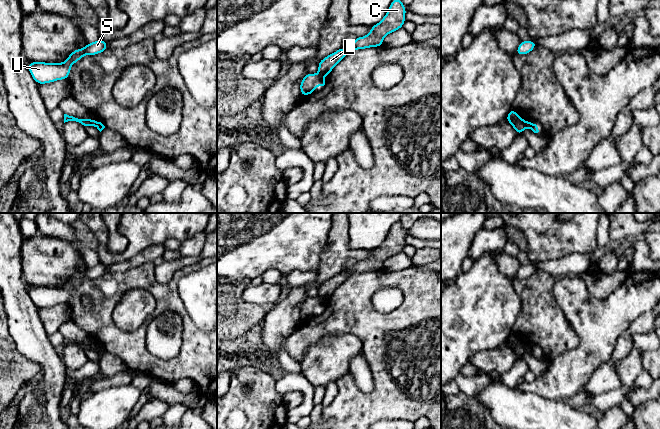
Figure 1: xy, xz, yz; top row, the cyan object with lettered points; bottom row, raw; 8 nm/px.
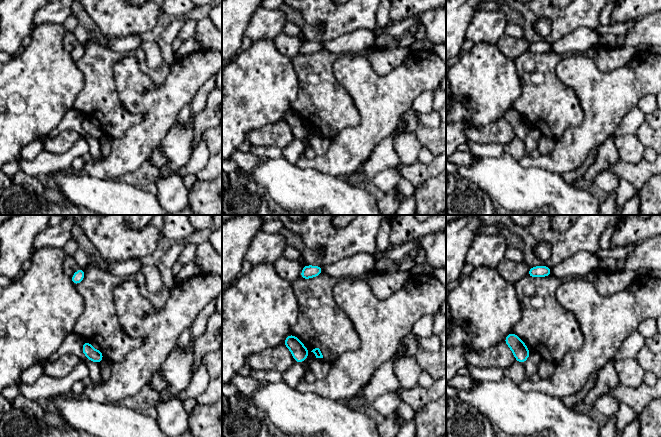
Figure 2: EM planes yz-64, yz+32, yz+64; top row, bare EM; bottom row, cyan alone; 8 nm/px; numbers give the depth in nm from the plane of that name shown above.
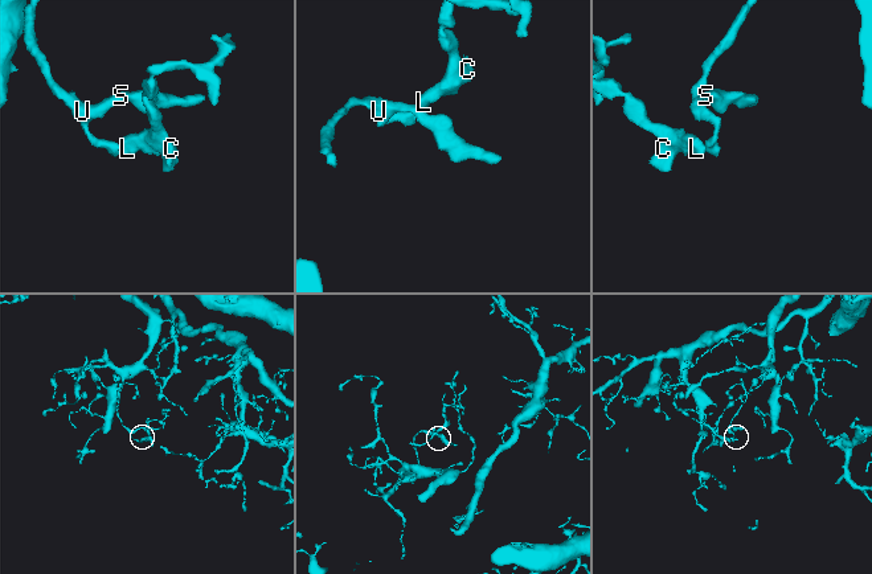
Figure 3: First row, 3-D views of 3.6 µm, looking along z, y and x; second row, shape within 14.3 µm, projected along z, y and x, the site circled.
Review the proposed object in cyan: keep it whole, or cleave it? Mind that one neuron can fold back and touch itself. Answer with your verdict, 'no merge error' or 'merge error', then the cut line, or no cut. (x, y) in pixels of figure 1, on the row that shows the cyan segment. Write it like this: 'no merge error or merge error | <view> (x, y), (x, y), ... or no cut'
merge error | yz (524, 121), (526, 126)

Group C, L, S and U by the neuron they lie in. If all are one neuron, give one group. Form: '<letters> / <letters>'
C L / S U

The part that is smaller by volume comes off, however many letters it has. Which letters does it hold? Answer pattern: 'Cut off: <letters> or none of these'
Cut off: C, L

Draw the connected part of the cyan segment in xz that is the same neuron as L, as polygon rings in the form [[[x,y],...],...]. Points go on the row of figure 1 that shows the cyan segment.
[[[393,0],[386,15],[378,24],[371,26],[371,31],[368,35],[357,37],[350,47],[340,48],[323,58],[318,63],[319,73],[322,76],[328,75],[350,51],[382,46],[383,38],[386,35],[403,27],[406,21],[406,10],[402,0]]]

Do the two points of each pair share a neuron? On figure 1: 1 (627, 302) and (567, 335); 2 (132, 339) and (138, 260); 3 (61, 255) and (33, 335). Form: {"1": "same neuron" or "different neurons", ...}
{"1": "different neurons", "2": "different neurons", "3": "different neurons"}

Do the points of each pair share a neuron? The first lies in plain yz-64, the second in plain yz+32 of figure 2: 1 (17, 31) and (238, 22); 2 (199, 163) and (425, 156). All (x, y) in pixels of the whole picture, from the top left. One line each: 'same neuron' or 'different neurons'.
1: same neuron
2: same neuron

